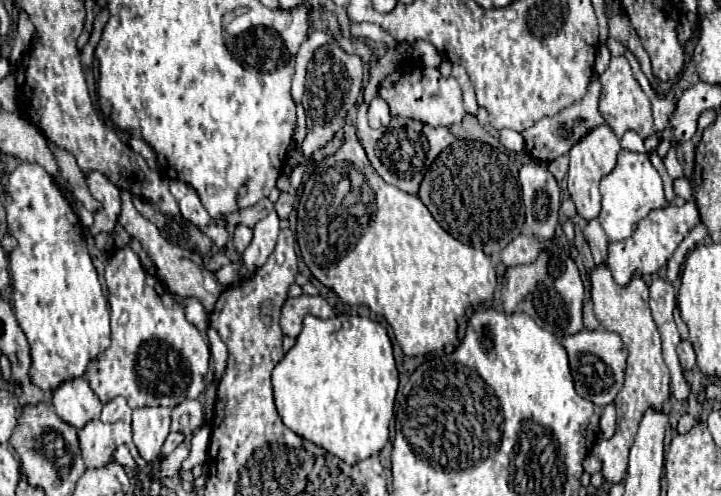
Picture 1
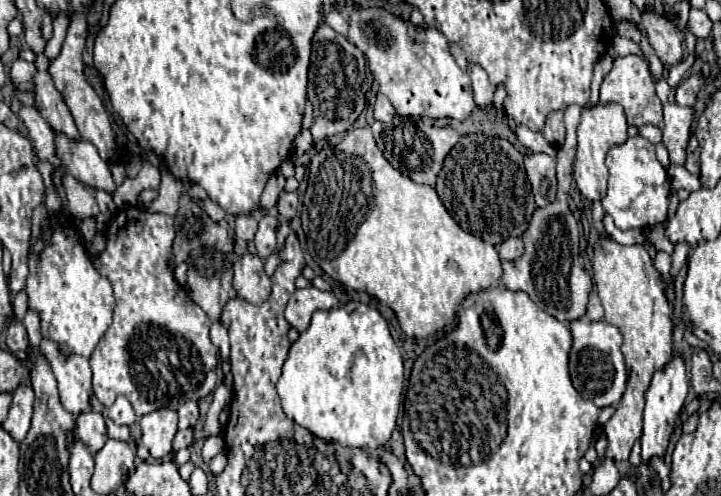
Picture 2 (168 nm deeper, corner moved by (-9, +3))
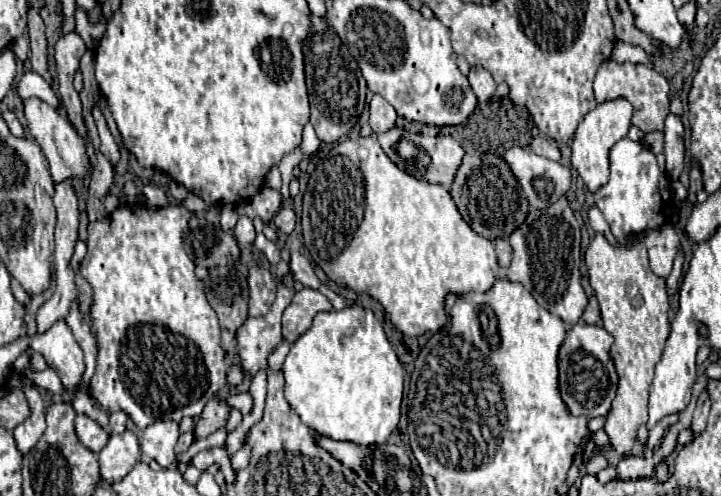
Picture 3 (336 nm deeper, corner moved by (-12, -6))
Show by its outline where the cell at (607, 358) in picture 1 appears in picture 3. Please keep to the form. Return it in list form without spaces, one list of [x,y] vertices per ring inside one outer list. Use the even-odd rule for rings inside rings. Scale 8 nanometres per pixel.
[[[578,322],[566,332],[564,346],[560,348],[560,394],[572,414],[608,416],[618,388],[618,374],[610,358],[612,344],[614,338],[602,326]]]

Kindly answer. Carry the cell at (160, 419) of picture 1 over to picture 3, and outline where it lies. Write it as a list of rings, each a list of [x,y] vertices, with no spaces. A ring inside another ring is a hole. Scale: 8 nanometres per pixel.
[[[158,420],[144,430],[140,450],[146,456],[154,458],[162,468],[166,468],[176,460],[174,454],[176,442],[178,442],[178,424],[172,420]]]

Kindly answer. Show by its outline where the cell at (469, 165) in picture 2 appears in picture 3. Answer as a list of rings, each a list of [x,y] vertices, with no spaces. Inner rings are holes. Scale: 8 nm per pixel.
[[[498,152],[464,154],[456,178],[450,186],[450,196],[464,222],[468,222],[476,234],[488,240],[508,238],[528,216],[528,200],[510,166]]]

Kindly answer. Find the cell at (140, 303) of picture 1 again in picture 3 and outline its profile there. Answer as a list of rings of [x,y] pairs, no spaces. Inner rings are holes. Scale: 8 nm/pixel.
[[[120,206],[118,210],[108,214],[104,220],[88,226],[88,254],[80,264],[80,274],[90,282],[92,290],[94,290],[90,314],[92,314],[92,322],[94,322],[92,328],[98,336],[98,364],[96,364],[96,372],[94,372],[90,384],[88,384],[88,394],[96,402],[100,402],[100,406],[108,412],[114,412],[118,408],[124,410],[132,418],[132,422],[142,430],[156,420],[180,422],[184,416],[190,416],[190,418],[200,416],[206,402],[220,388],[226,386],[226,374],[228,374],[228,368],[232,364],[230,356],[220,348],[220,328],[218,328],[216,312],[210,308],[210,304],[204,296],[204,284],[202,284],[202,280],[198,280],[194,276],[194,262],[188,258],[188,254],[182,246],[182,234],[184,234],[184,228],[186,228],[188,220],[190,220],[190,212],[182,206],[164,206],[164,208]]]

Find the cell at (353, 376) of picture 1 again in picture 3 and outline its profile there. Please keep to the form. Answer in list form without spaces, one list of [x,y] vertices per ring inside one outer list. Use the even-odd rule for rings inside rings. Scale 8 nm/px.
[[[348,306],[340,312],[332,310],[316,314],[310,330],[306,330],[292,344],[282,372],[286,378],[284,398],[300,416],[302,424],[306,424],[320,436],[352,442],[358,446],[370,446],[384,444],[398,426],[404,394],[404,368],[372,310],[366,310],[362,306]]]

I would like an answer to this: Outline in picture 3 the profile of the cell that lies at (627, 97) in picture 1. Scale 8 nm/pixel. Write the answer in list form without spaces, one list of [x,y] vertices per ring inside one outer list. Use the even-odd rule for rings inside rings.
[[[612,60],[604,62],[604,66],[600,66],[596,80],[594,80],[594,96],[596,102],[608,102],[608,100],[616,100],[616,98],[626,98],[632,108],[632,124],[638,126],[644,134],[654,132],[654,130],[664,130],[664,120],[668,116],[668,106],[670,106],[670,88],[668,88],[668,80],[664,76],[660,76],[656,70],[650,70],[642,64],[616,64]]]

